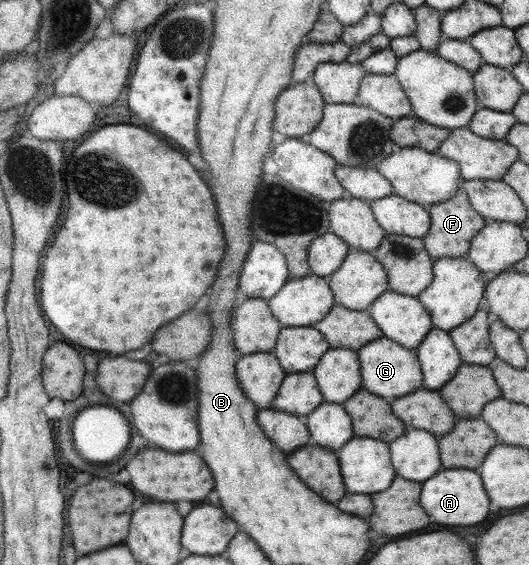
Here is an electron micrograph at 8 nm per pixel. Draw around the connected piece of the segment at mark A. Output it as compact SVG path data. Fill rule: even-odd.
M466 468L440 470L436 476L424 480L420 492L420 506L428 516L434 518L434 522L446 526L470 526L482 522L488 516L488 496L482 488L480 476Z

